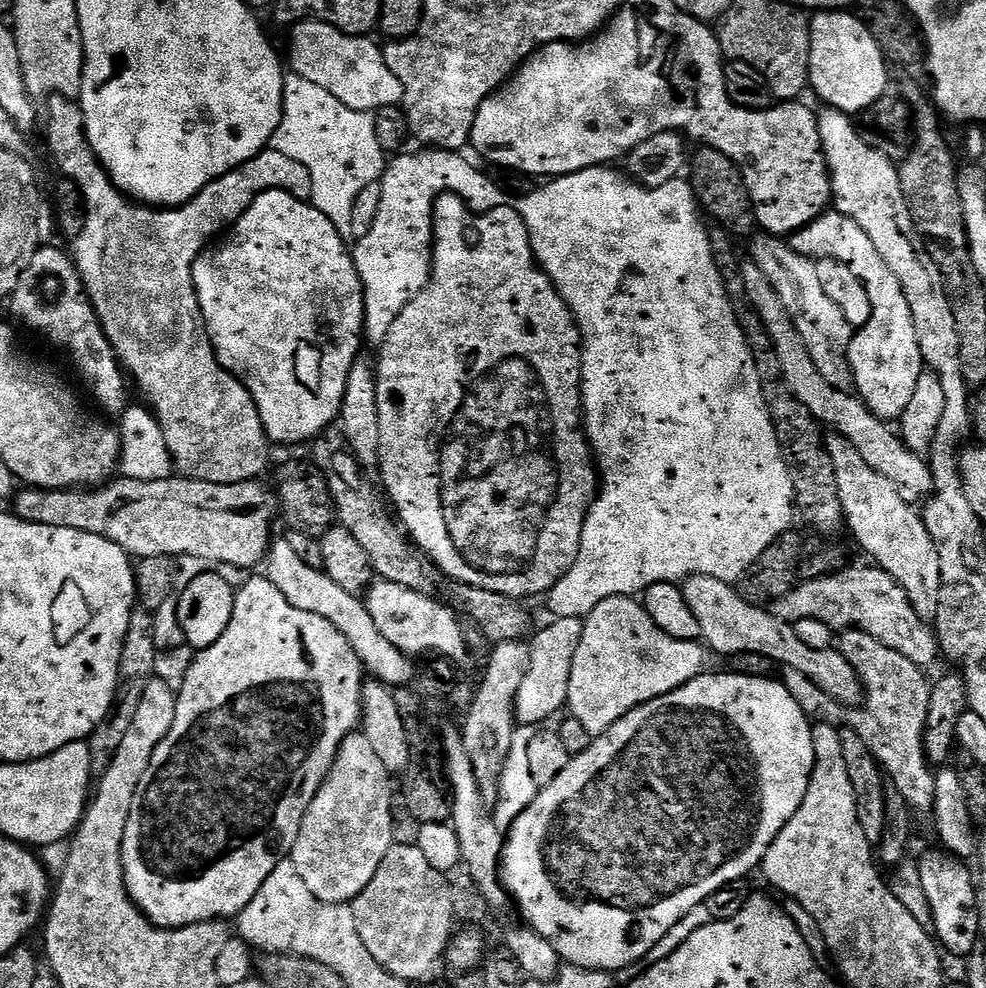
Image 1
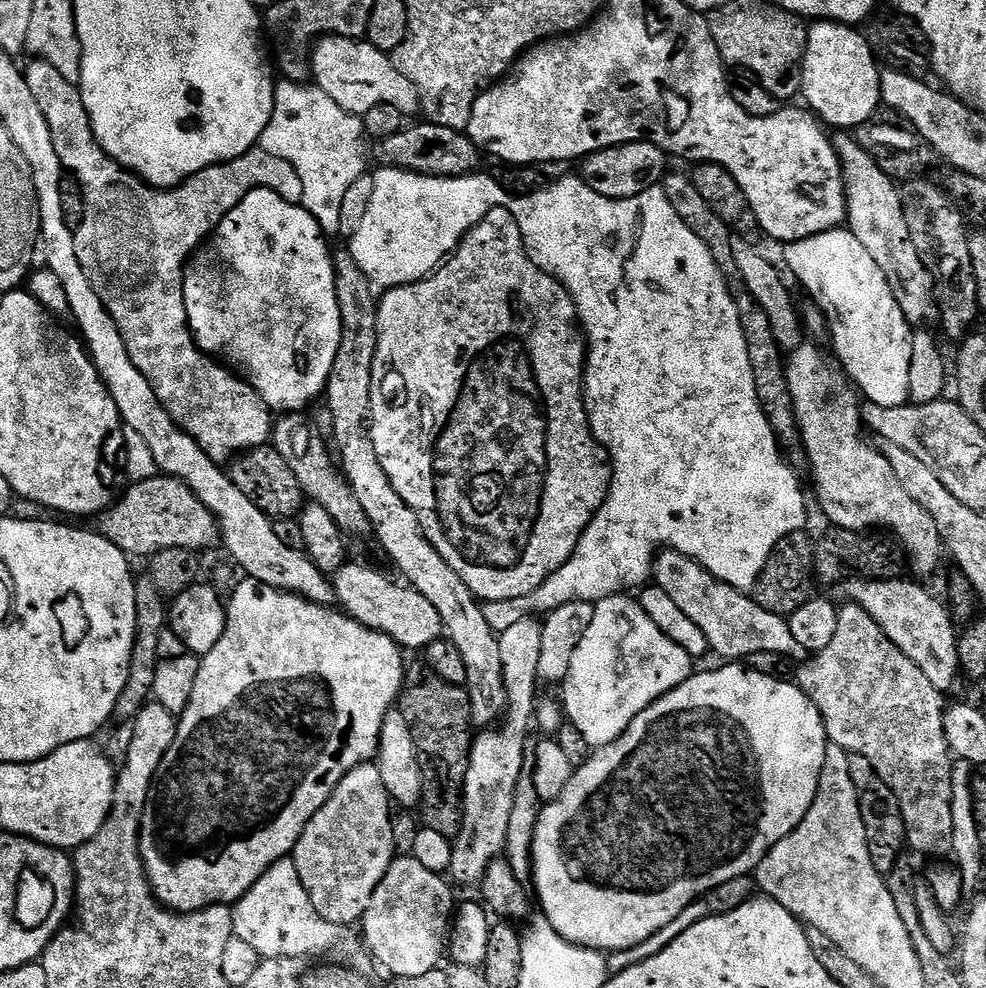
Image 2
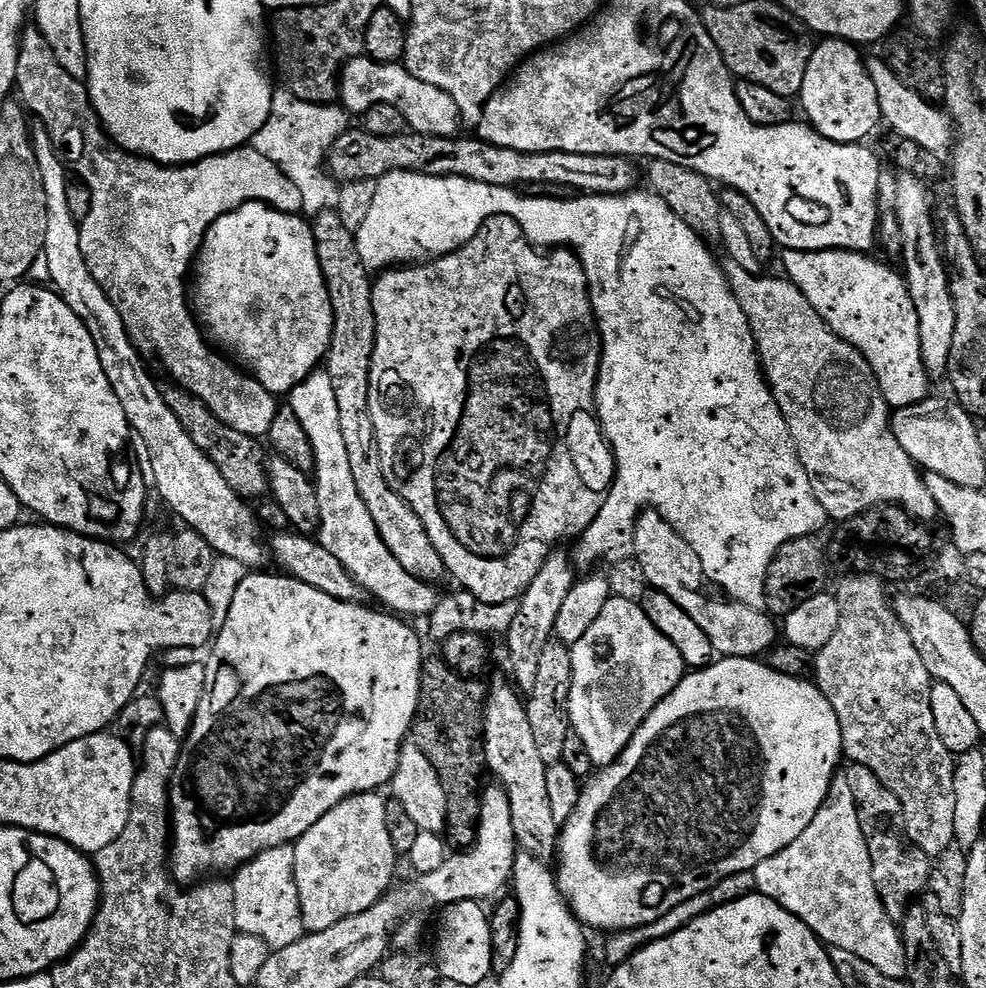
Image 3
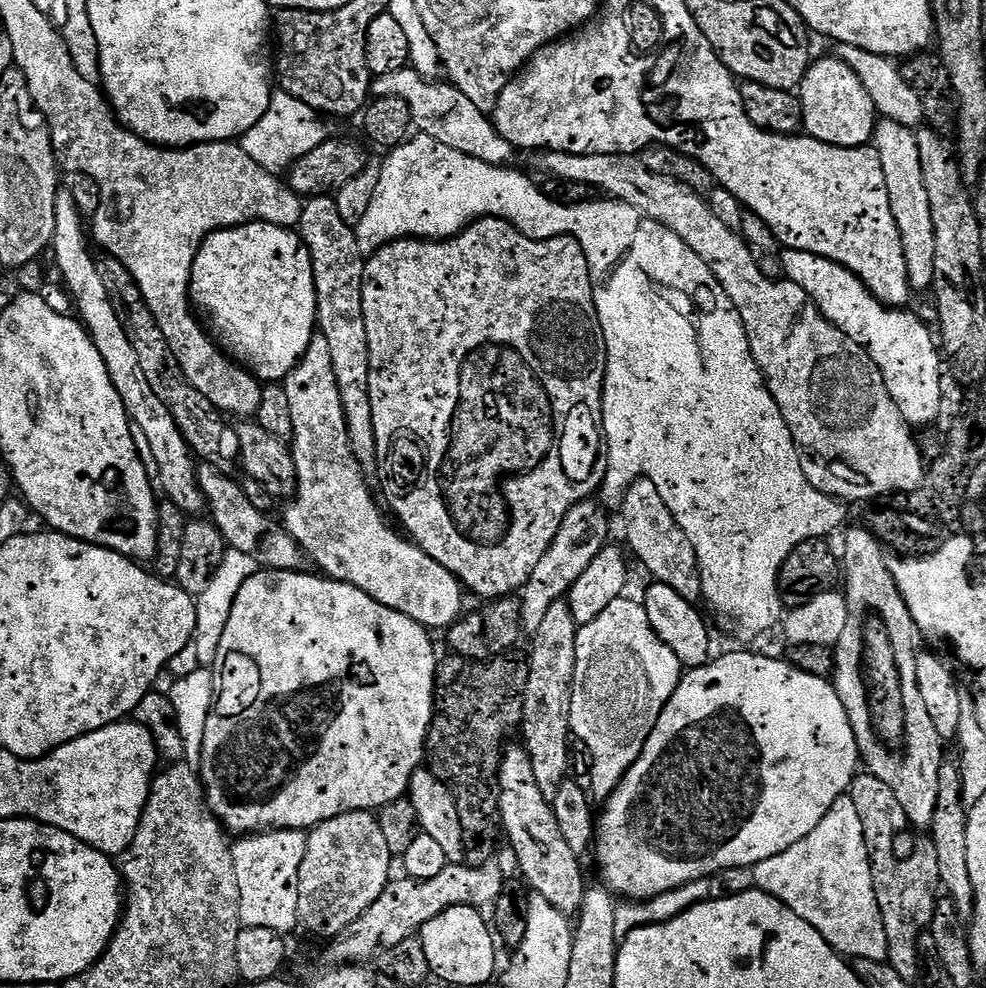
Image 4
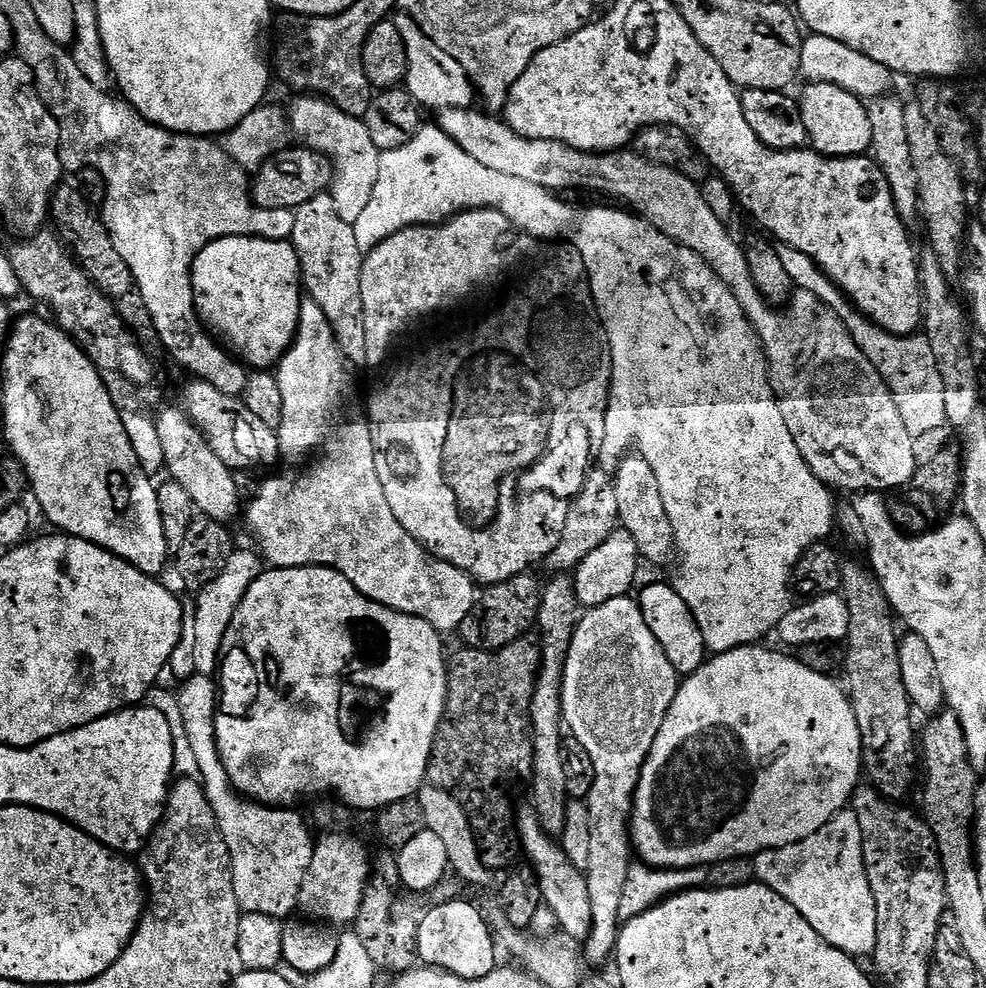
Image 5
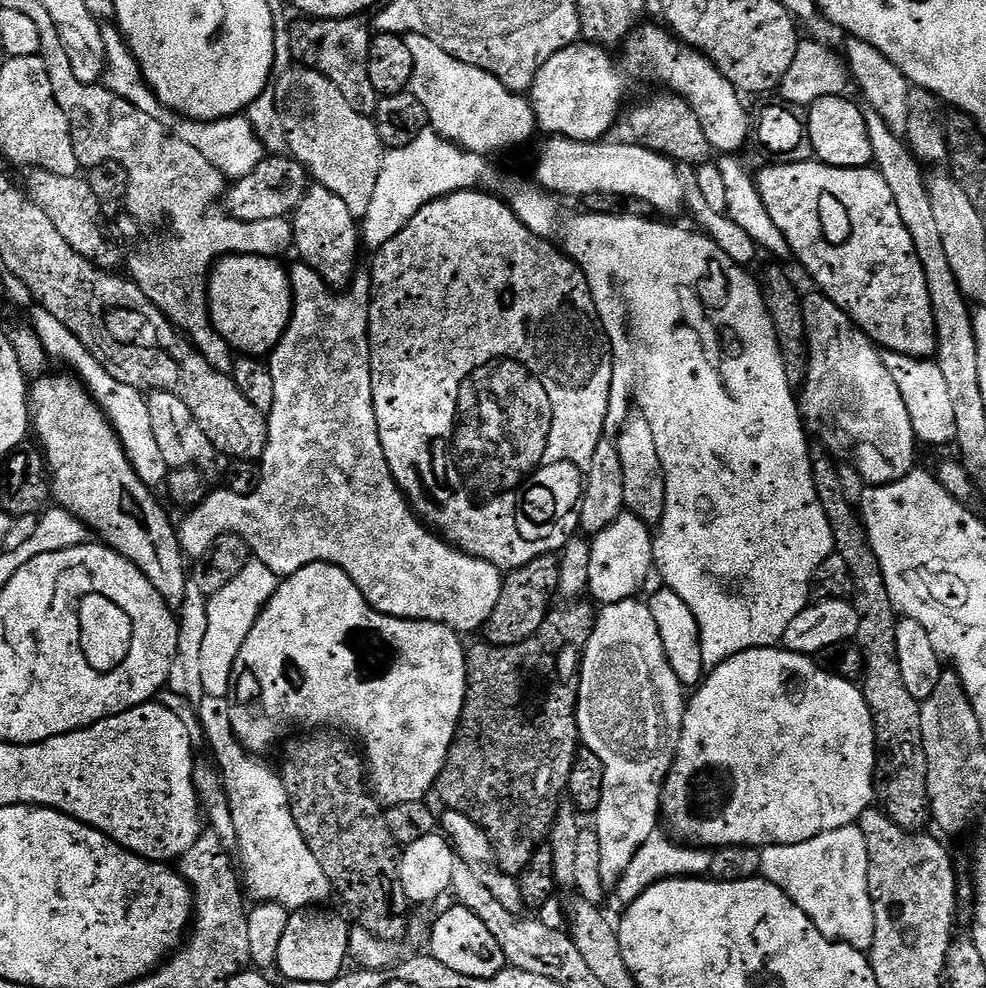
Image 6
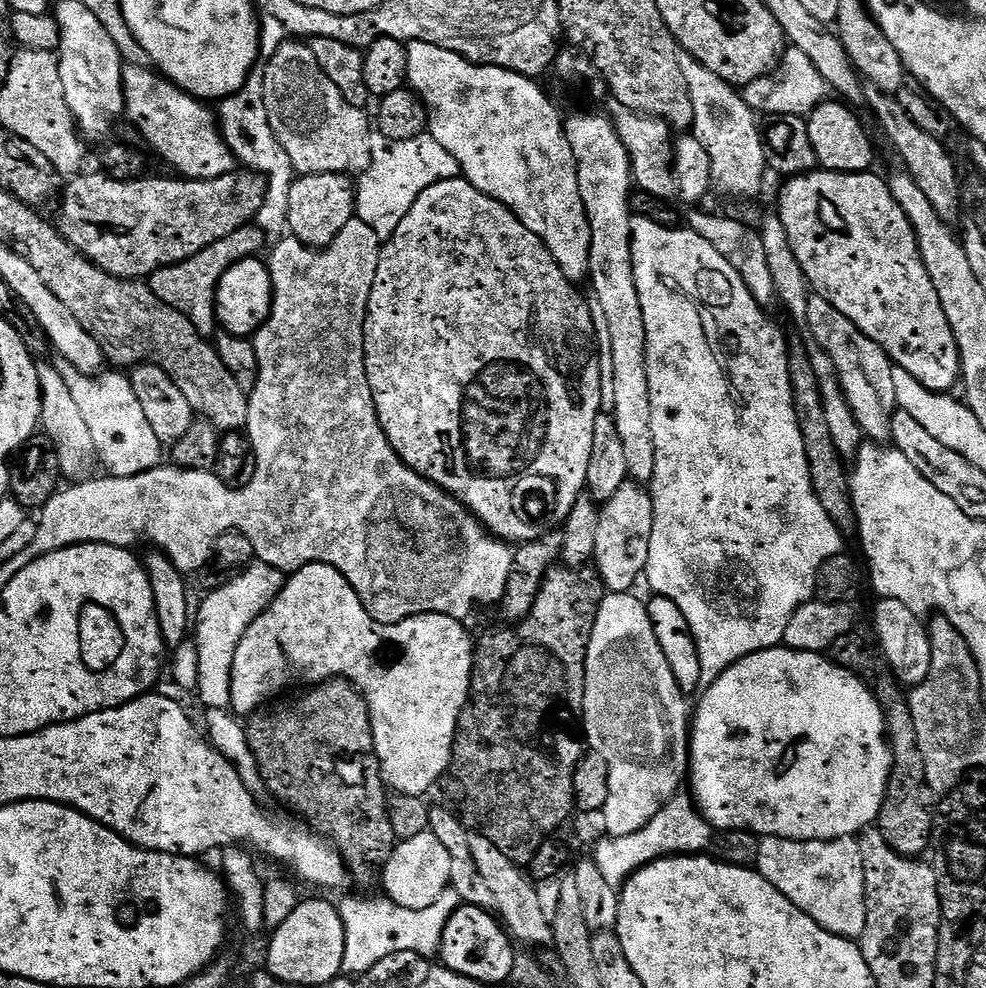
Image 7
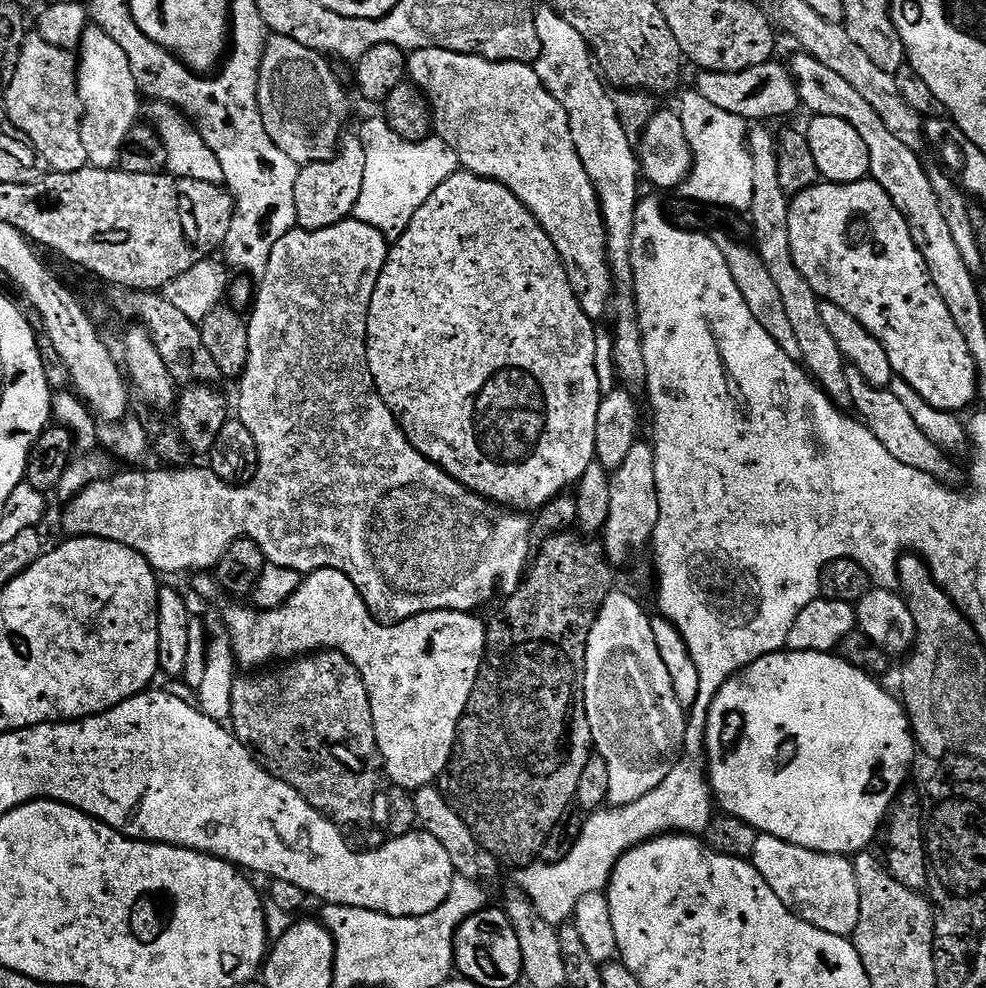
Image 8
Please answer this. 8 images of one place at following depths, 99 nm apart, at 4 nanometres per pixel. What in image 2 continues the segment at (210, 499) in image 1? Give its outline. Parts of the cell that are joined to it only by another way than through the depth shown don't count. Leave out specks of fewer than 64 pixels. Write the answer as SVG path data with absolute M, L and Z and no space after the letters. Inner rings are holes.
M157 474L148 480L135 481L131 487L98 520L100 535L123 550L125 556L151 558L171 548L199 553L200 548L212 548L221 543L220 526L214 514L198 498L198 494L190 490L190 486L172 476Z

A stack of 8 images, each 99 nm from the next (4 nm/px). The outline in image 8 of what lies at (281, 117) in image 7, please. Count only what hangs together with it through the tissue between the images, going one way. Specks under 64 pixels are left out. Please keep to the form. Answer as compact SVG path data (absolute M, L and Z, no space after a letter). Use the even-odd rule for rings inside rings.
M269 35L268 44L262 54L262 66L258 78L258 106L266 134L274 138L274 146L286 154L298 166L329 160L340 147L340 137L346 131L348 120L348 96L331 68L329 57L294 42L294 38Z

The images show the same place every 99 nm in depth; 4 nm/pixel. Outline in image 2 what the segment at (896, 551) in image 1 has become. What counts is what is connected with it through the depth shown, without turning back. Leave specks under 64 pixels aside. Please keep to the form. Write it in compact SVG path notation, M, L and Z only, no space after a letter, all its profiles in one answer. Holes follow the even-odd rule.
M812 342L791 349L786 360L786 375L792 409L800 427L800 440L808 455L808 468L816 483L820 508L828 515L827 523L855 532L889 528L893 532L889 533L911 561L911 571L913 568L917 577L934 575L940 564L940 552L942 556L942 541L934 518L906 494L906 486L898 482L894 466L890 466L879 447L871 444L873 441L866 435L862 396L857 386L839 363L830 359L827 351L824 353L808 343Z

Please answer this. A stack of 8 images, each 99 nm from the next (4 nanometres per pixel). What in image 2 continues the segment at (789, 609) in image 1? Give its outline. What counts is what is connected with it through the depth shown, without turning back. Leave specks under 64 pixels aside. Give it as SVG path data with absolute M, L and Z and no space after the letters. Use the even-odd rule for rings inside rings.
M853 578L845 580L842 585L844 596L848 602L862 606L878 626L934 682L934 686L941 694L956 684L956 676L961 675L960 659L958 658L958 628L954 617L946 607L943 599L935 600L926 589L915 579L901 578L898 580L869 580L867 578Z

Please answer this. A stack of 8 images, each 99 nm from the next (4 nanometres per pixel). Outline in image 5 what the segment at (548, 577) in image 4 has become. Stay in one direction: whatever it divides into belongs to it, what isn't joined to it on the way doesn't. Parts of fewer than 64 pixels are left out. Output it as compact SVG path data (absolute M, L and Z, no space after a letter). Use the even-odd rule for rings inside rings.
M596 466L589 471L582 490L573 495L567 505L566 526L562 530L562 538L558 538L558 546L548 556L546 567L552 574L571 573L593 550L598 550L612 532L617 531L620 515L618 514L618 494L613 477L603 468Z

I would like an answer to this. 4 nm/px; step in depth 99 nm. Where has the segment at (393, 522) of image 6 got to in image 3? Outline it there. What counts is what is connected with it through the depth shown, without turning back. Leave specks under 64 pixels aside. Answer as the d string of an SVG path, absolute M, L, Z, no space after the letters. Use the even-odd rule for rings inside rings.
M317 370L311 372L307 378L300 383L295 390L290 393L290 406L294 410L294 414L298 414L298 422L302 422L302 427L306 429L306 438L310 438L310 446L314 450L314 483L316 493L318 494L318 506L320 507L320 523L318 525L318 539L323 548L330 550L330 554L334 554L334 558L338 558L338 562L342 562L342 566L346 566L346 570L356 579L356 583L360 585L365 593L370 592L376 599L381 600L385 609L391 610L393 613L399 614L404 618L412 618L408 616L428 616L436 608L436 592L431 583L426 580L420 580L414 574L406 571L401 566L398 558L394 558L394 554L390 554L390 550L386 550L386 542L382 542L382 534L378 534L378 526L374 526L374 518L370 518L370 510L366 510L366 502L362 502L362 494L358 494L358 486L354 486L354 473L350 471L350 457L346 454L346 441L342 438L342 426L338 423L338 398L334 398L334 385L330 382L330 374L326 370Z

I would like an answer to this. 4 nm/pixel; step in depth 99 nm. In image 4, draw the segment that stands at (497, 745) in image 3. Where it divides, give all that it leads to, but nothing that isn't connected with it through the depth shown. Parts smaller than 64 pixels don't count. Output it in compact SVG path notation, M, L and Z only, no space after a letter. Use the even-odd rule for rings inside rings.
M523 746L503 749L500 758L500 773L498 779L498 795L500 798L500 823L503 835L508 836L512 843L512 852L516 855L516 864L520 867L519 875L526 881L529 889L535 895L546 898L556 910L569 918L575 917L580 911L584 901L586 883L584 884L584 872L580 869L581 857L570 850L566 838L562 838L562 830L558 830L558 818L554 818L554 810L549 800L544 797L542 790L538 790L538 782L534 782L534 766L530 766L528 749Z

